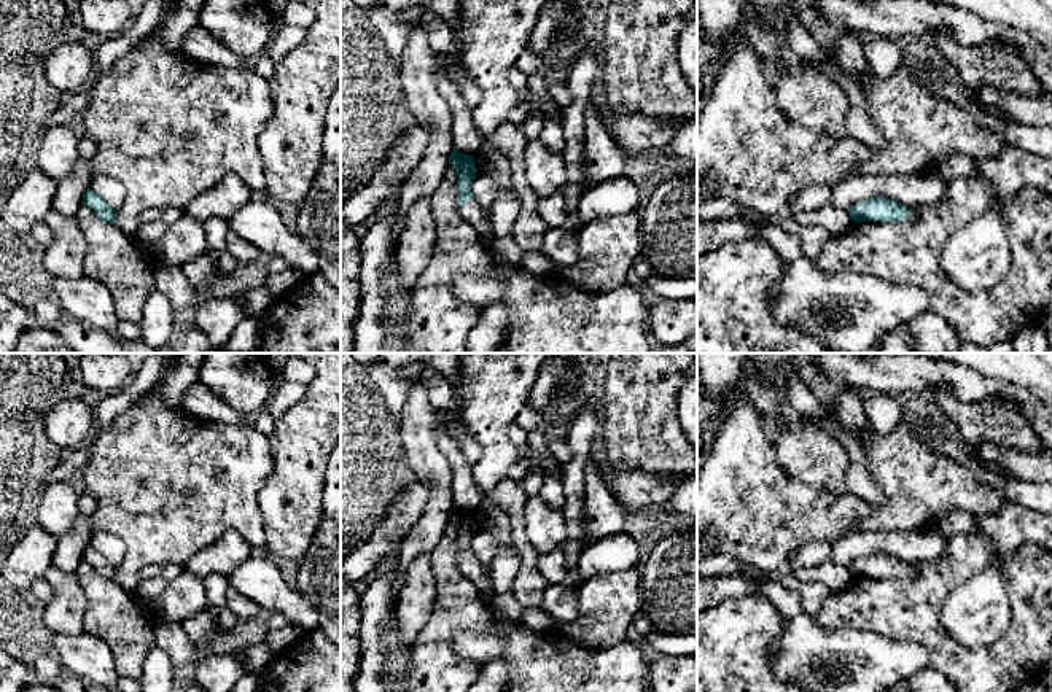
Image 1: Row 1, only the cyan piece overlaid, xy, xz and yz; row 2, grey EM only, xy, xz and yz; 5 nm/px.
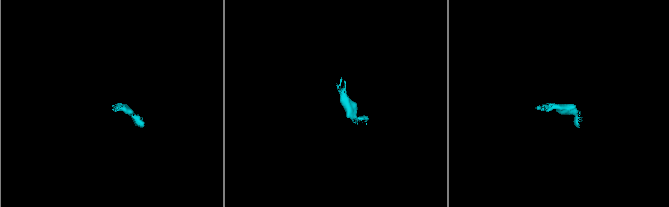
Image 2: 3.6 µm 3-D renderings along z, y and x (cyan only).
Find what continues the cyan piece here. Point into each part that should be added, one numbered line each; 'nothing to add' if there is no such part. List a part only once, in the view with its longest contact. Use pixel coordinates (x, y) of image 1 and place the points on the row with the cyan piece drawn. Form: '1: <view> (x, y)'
1: xz (473, 212)

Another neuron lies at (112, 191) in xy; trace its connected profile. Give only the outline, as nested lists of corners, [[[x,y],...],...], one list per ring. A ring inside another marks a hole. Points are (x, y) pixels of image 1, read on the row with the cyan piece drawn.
[[[94,173],[89,189],[100,196],[115,212],[118,212],[124,204],[126,189],[115,178]]]

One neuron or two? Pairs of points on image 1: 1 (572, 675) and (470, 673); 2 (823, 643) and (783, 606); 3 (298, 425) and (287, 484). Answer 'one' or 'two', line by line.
1: two
2: two
3: one

